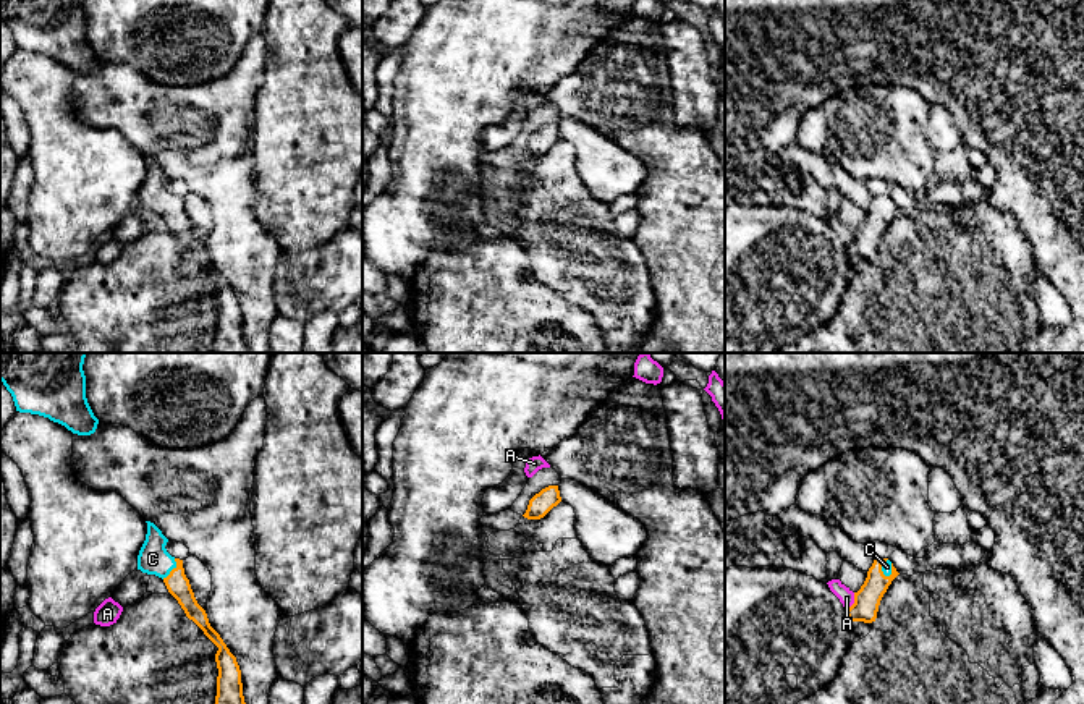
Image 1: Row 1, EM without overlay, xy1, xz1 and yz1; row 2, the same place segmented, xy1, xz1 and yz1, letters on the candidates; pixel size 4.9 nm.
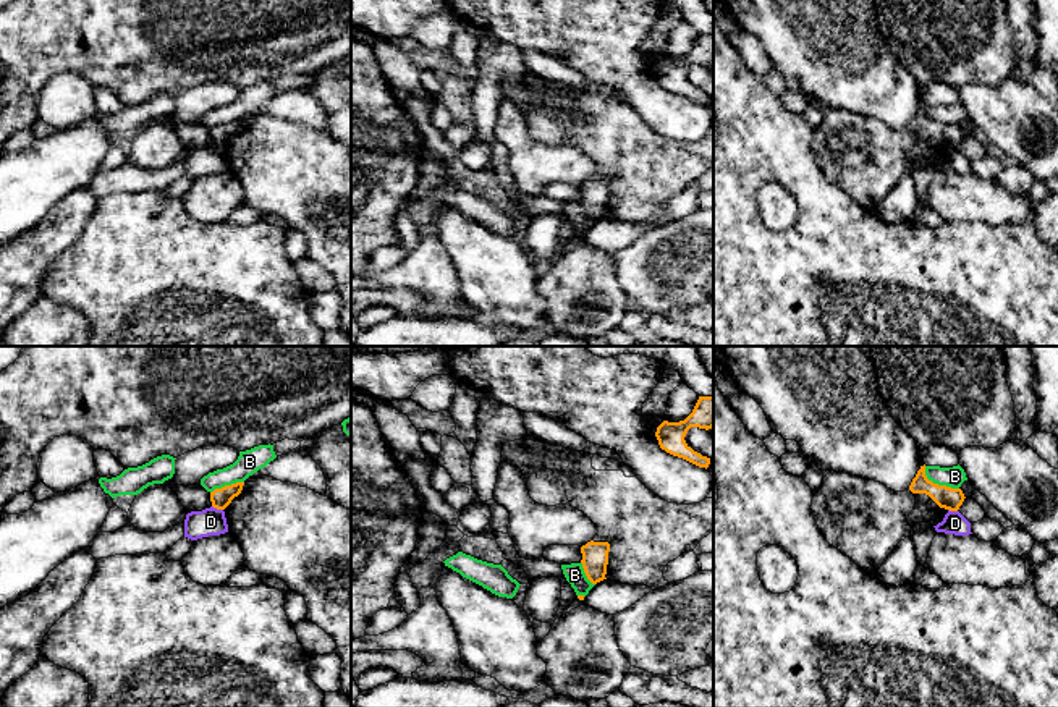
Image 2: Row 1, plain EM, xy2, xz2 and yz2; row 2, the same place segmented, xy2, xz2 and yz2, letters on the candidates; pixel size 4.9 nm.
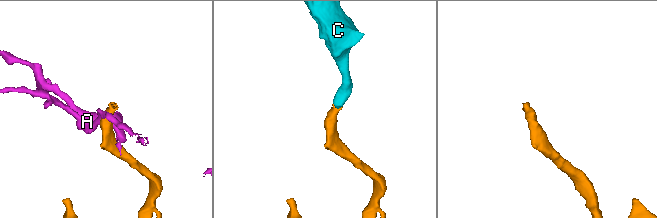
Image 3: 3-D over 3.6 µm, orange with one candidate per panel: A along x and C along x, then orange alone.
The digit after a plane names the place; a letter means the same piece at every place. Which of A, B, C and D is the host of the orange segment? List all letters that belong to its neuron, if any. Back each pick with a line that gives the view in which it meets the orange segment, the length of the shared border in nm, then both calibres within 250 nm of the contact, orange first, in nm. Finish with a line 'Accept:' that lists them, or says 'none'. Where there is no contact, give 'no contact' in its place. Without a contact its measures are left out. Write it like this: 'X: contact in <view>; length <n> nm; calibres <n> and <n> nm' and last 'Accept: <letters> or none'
C: contact in xy1; length 120 nm; calibres 120 and 150 nm
Accept: C

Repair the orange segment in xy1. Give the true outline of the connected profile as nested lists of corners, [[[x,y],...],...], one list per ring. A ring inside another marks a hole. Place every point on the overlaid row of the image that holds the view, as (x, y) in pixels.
[[[146,523],[147,534],[138,555],[138,570],[162,578],[186,617],[218,647],[215,654],[218,668],[215,704],[246,704],[236,657],[210,626],[205,610],[197,604],[189,579],[184,575],[183,560],[171,557],[165,549],[168,539],[154,523]]]

